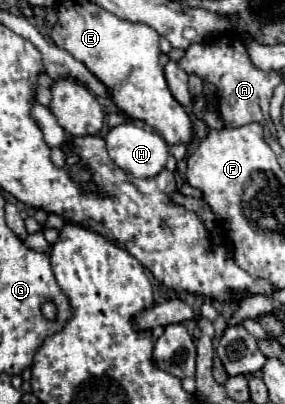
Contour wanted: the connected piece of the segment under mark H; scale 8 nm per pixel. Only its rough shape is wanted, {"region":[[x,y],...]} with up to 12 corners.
{"region":[[131,123],[109,129],[115,165],[155,177],[169,157],[161,135]]}

